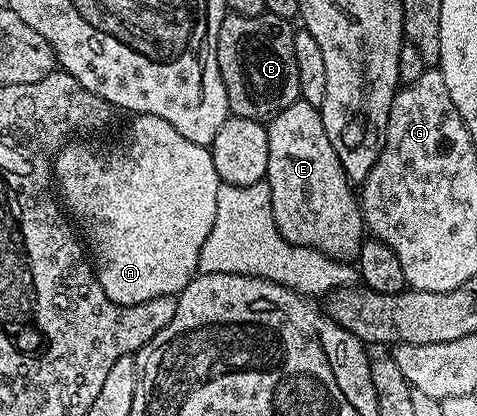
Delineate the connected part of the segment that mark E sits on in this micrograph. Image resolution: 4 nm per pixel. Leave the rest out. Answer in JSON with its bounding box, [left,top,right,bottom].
[266,100,366,262]

